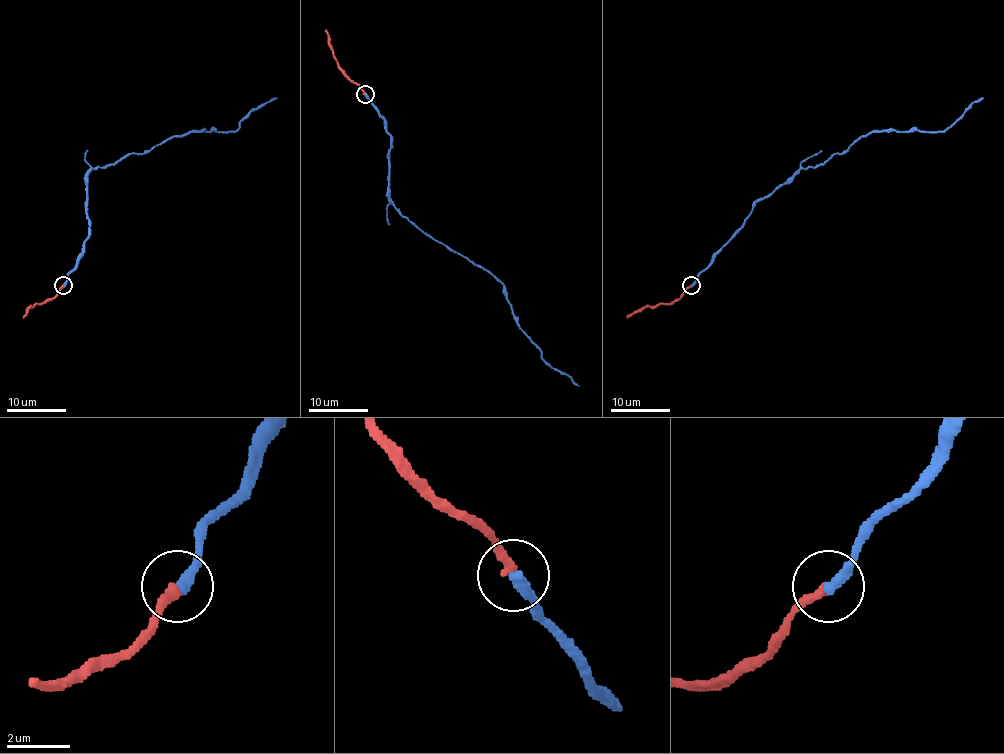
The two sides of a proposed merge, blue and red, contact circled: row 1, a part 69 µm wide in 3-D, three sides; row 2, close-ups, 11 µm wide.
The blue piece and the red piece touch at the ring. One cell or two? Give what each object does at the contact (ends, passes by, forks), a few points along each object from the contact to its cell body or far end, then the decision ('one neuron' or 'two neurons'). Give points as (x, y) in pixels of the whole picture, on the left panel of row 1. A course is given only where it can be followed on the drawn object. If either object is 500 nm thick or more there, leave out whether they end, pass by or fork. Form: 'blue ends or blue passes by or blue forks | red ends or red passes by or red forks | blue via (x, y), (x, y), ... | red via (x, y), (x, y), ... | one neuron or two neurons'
blue ends | red ends | blue via (63, 285), (88, 234), (87, 173), (91, 169), (191, 132), (234, 132), (252, 111), (276, 97) | red via (63, 285), (44, 303), (30, 307), (23, 318) | one neuron

